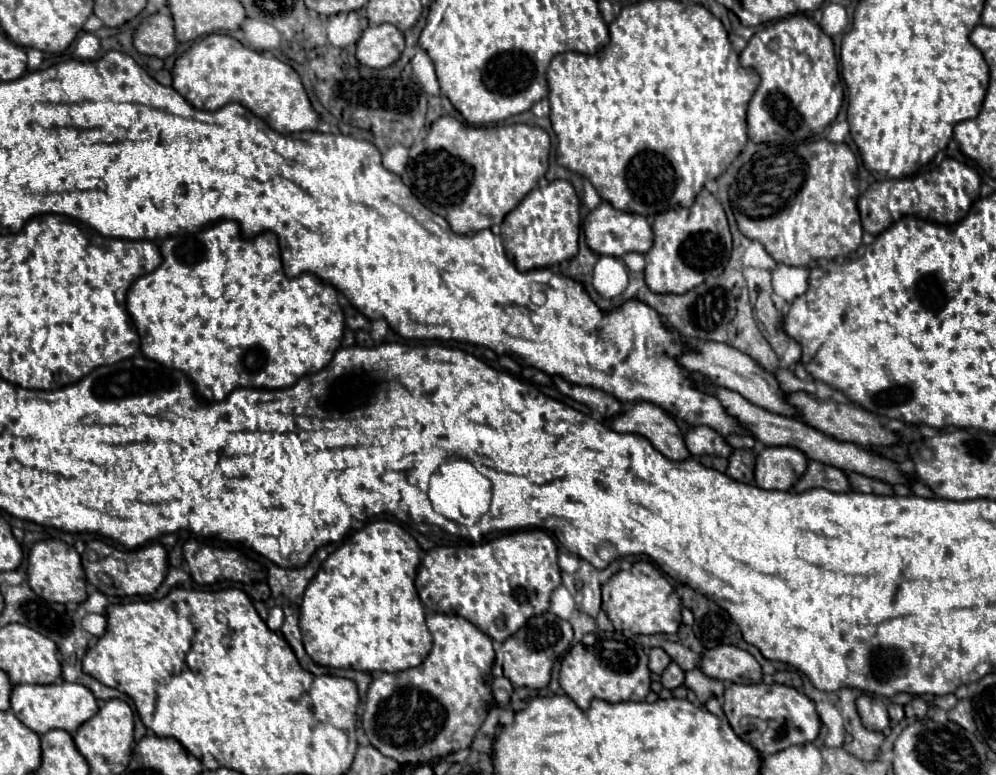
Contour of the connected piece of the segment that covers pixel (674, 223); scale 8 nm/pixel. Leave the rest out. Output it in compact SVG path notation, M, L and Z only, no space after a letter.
M702 189L698 193L692 207L688 209L678 207L660 213L654 219L652 229L654 229L654 245L644 255L646 285L652 293L682 295L694 289L696 285L704 283L706 277L710 275L718 277L730 259L732 235L728 229L726 213L708 189Z

